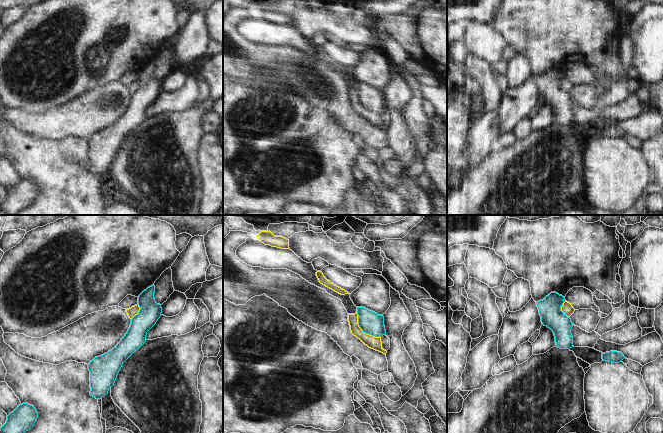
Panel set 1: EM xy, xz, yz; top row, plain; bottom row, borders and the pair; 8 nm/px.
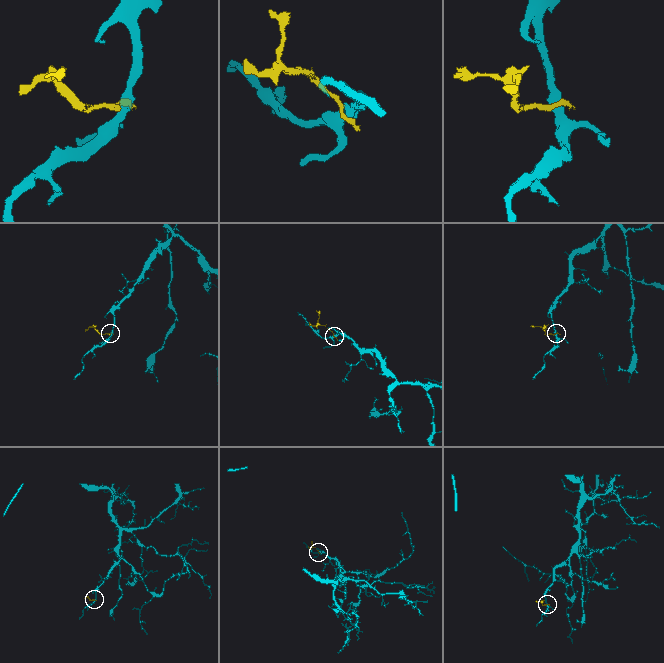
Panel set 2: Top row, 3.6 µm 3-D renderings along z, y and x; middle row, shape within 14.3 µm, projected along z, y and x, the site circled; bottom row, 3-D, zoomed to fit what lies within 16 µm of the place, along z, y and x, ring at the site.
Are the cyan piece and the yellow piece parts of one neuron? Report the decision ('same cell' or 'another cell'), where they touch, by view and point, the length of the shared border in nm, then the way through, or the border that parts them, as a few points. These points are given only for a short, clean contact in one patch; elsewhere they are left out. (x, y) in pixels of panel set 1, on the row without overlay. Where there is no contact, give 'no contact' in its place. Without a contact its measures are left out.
another cell | xz (363, 107) | 280 nm | along xz (356, 89), (358, 102), (364, 108), (380, 113)

